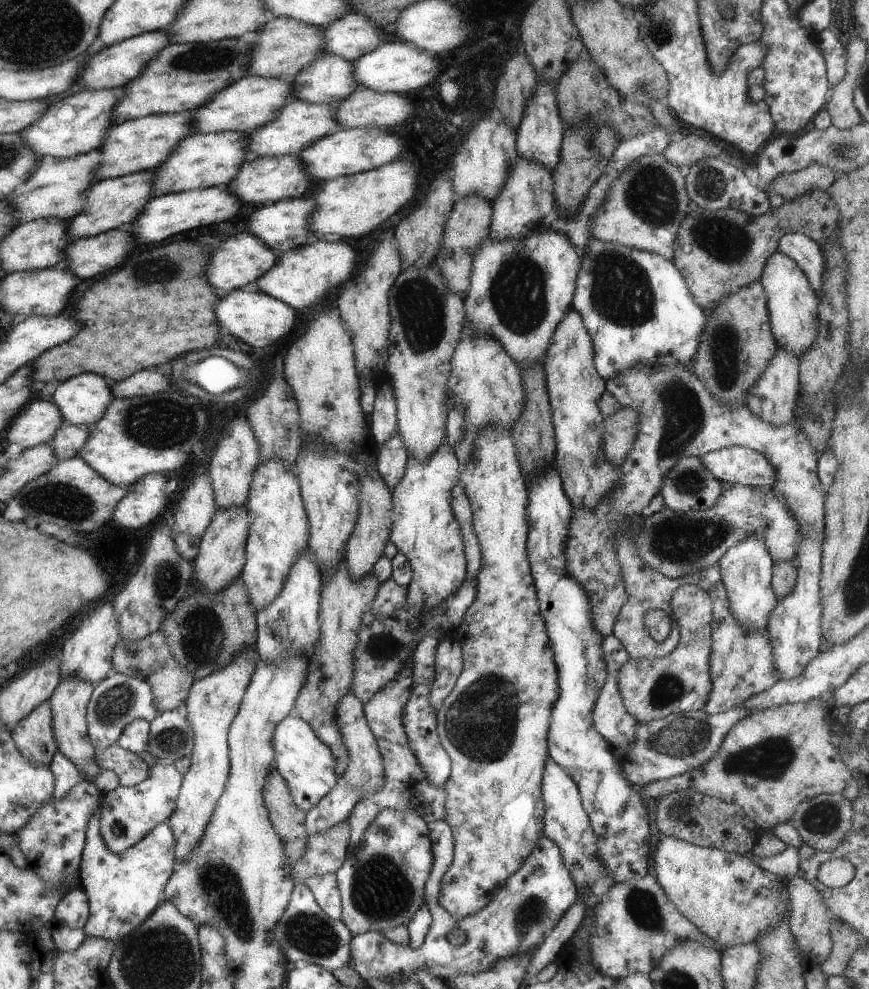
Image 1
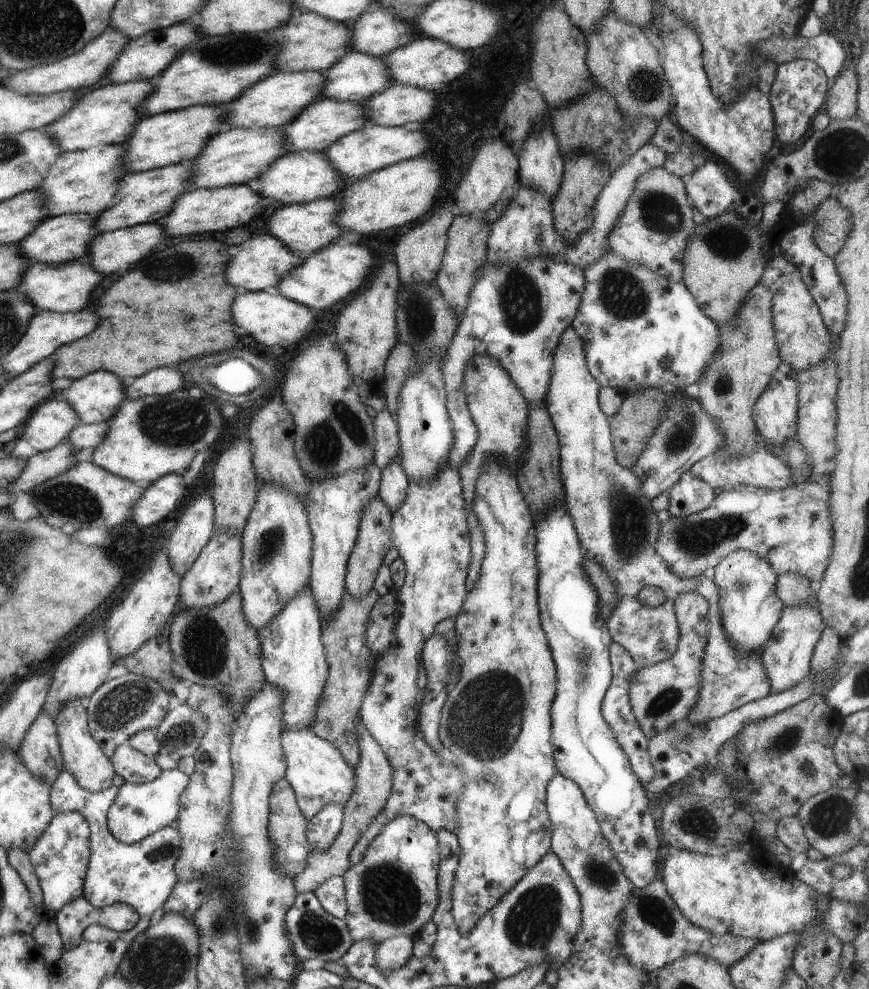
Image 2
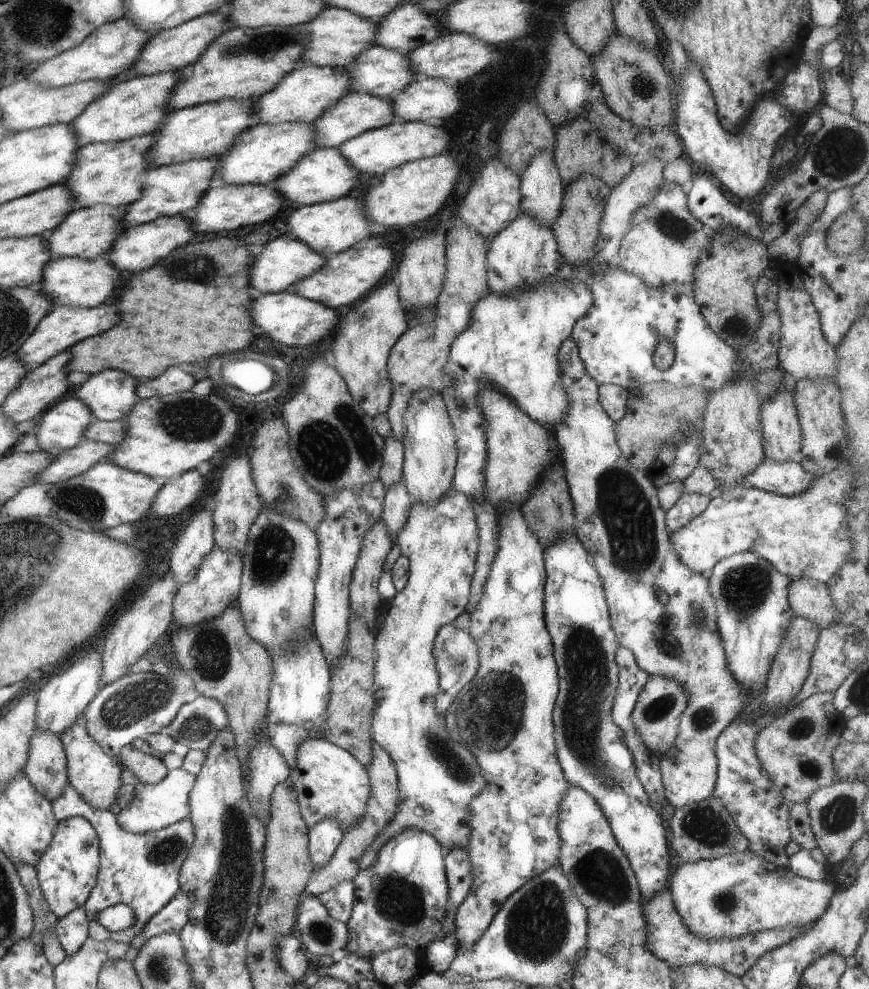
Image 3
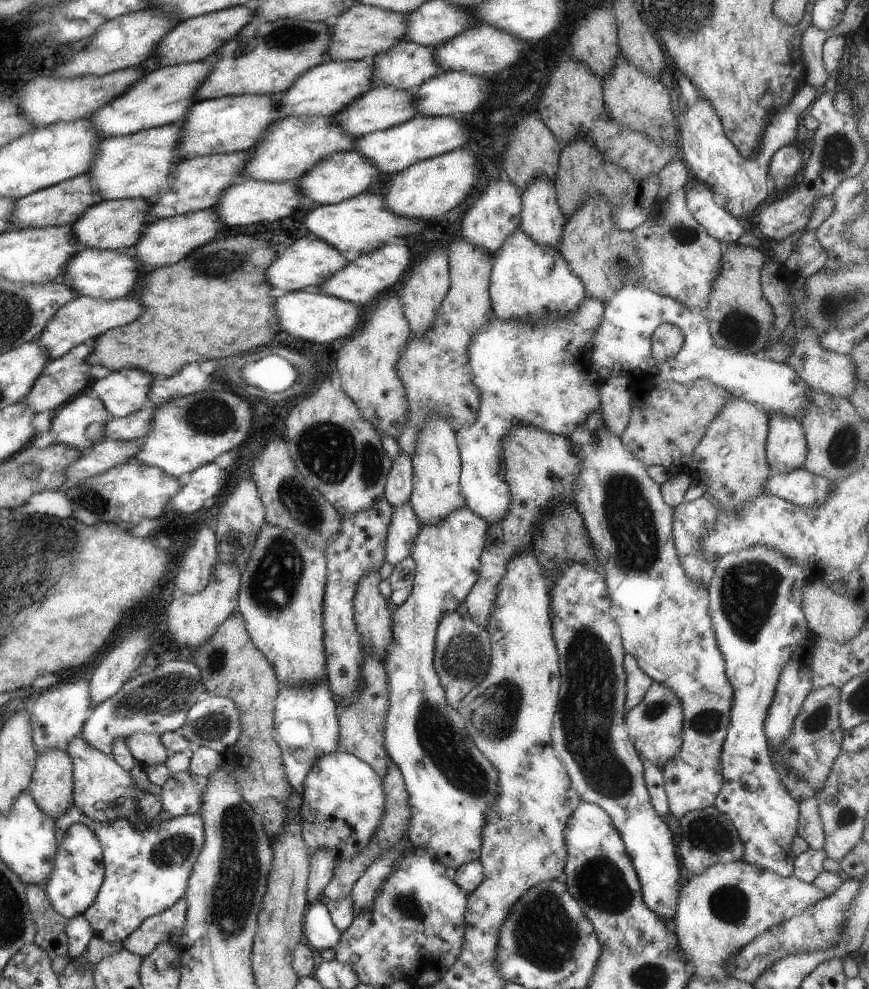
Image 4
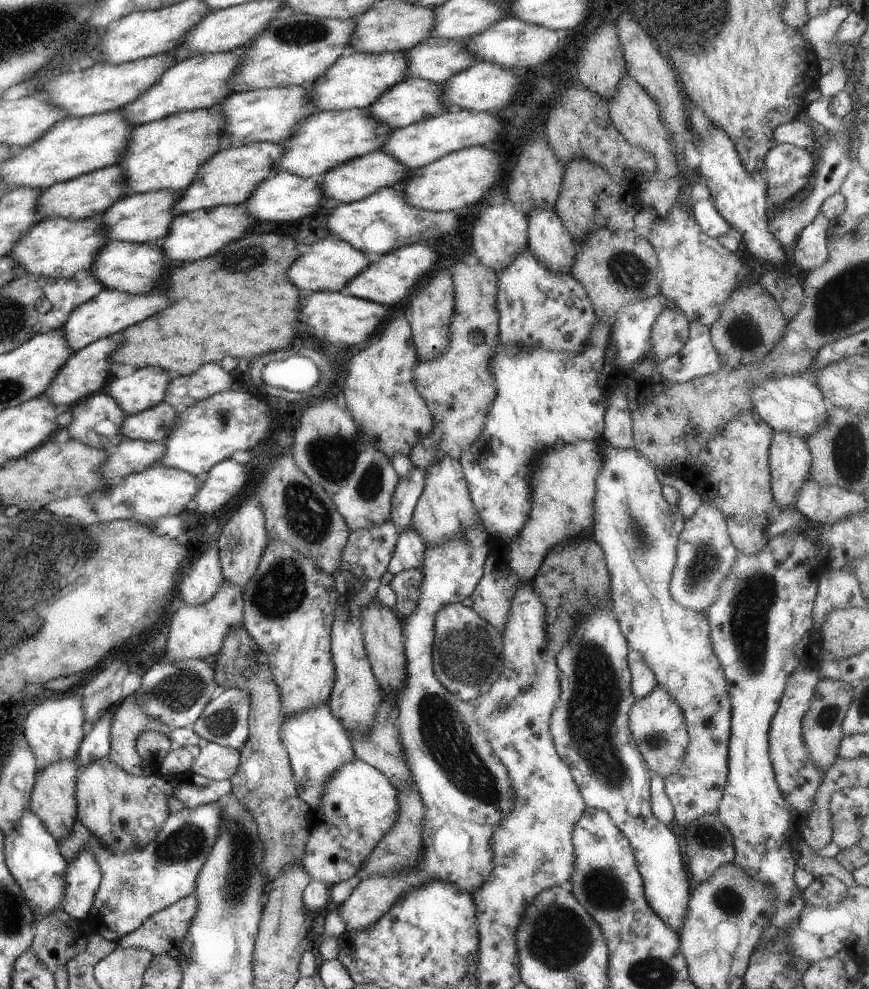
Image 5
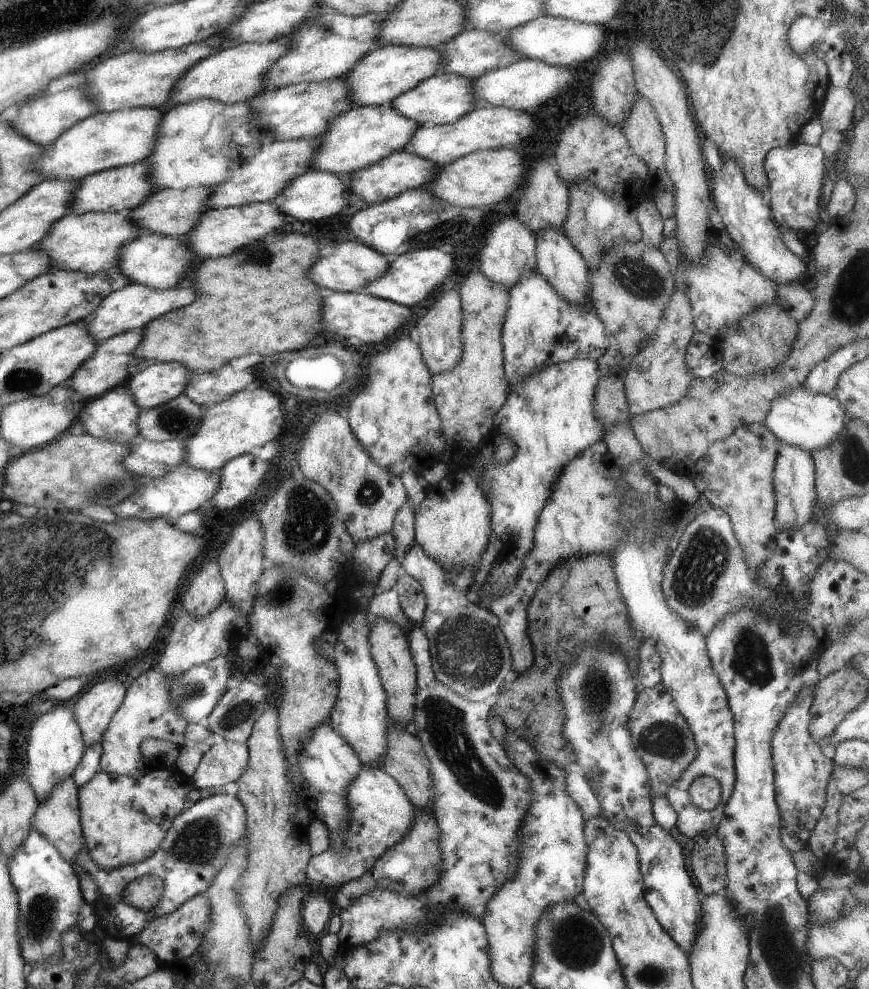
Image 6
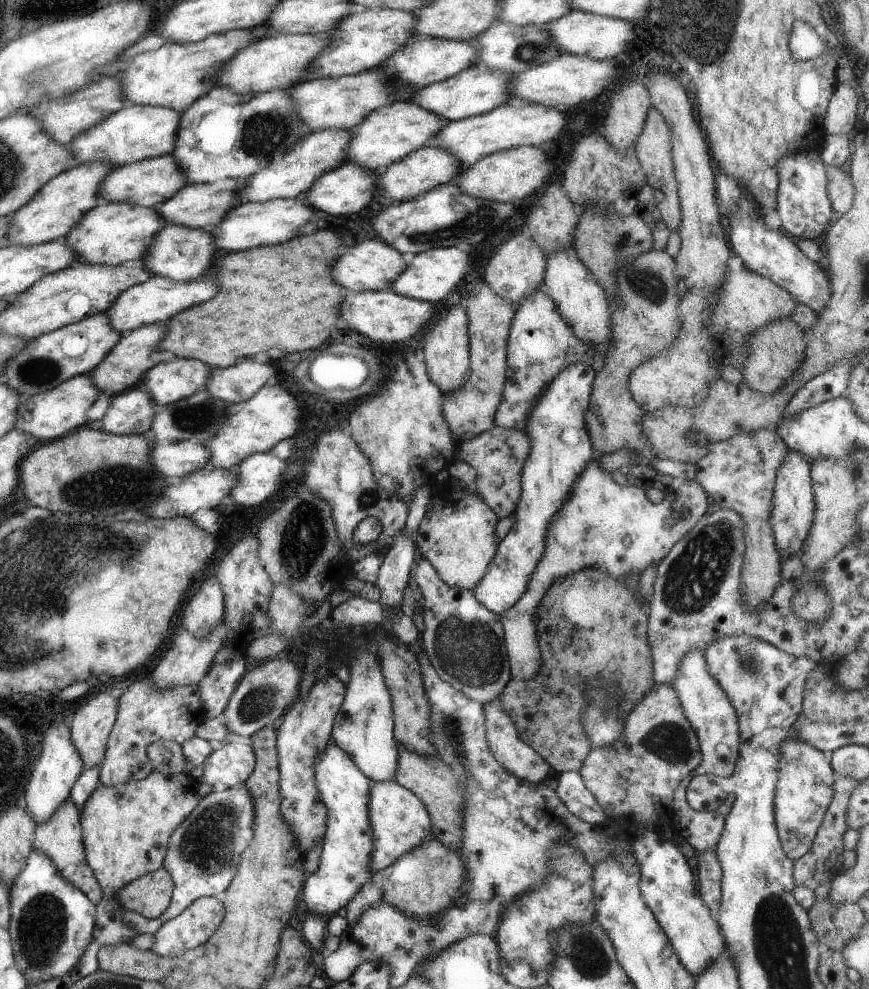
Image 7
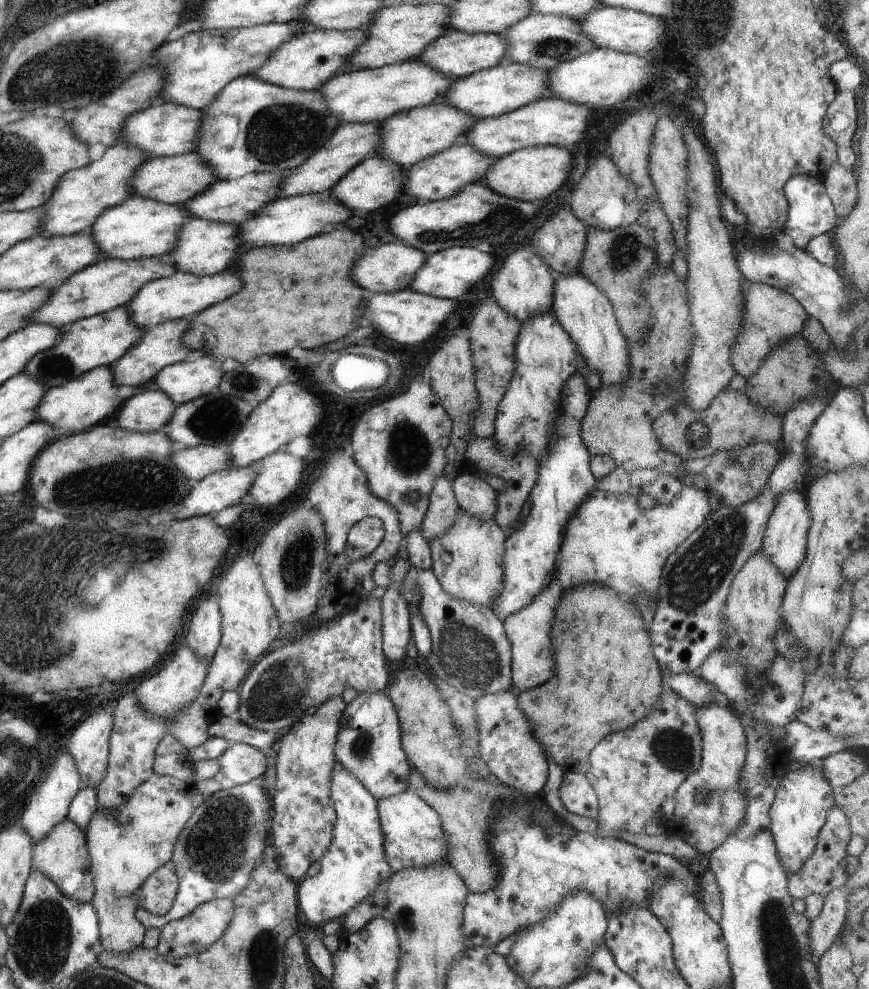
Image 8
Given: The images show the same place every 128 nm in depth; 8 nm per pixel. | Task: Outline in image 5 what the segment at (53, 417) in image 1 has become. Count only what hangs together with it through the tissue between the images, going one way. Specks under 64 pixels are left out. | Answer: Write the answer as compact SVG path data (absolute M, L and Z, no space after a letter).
M103 390L90 394L68 407L71 422L65 430L69 439L91 448L109 450L123 440L119 428L125 420L123 410L113 396Z

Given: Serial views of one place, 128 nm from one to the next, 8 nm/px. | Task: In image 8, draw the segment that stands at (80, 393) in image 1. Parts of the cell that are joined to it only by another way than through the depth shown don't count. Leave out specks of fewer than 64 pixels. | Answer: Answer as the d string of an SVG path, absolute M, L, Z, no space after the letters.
M207 355L191 362L179 361L161 368L151 386L169 396L175 405L205 396L221 382L221 360Z

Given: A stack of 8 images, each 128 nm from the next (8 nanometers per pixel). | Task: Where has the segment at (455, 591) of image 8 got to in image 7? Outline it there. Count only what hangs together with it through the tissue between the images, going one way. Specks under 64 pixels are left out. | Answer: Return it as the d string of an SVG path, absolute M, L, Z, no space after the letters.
M451 476L437 482L437 494L431 495L430 503L423 514L423 518L417 528L415 536L416 548L424 559L427 559L431 566L435 568L439 578L449 586L473 590L479 580L485 576L500 539L494 534L495 524L499 520L495 513L485 504L485 501L469 487L459 488L453 482L458 482Z

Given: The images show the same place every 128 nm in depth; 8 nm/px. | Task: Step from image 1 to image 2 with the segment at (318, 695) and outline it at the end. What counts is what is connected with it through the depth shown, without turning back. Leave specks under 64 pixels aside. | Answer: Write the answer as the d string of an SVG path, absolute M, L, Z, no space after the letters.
M374 588L368 590L367 594L361 598L353 598L345 591L339 608L320 624L324 660L328 674L321 697L314 709L314 720L308 725L308 728L317 737L328 741L351 769L358 762L354 723L359 719L358 711L370 682L371 664L373 664L373 660L369 660L371 656L364 640L365 622L373 604L377 602L379 597Z

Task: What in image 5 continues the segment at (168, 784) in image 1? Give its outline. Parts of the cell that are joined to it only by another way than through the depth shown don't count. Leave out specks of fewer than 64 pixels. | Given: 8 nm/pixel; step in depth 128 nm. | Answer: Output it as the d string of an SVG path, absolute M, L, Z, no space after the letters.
M190 770L173 777L173 797L177 798L184 808L197 808L199 804L218 801L230 792L230 780L211 780L193 774Z

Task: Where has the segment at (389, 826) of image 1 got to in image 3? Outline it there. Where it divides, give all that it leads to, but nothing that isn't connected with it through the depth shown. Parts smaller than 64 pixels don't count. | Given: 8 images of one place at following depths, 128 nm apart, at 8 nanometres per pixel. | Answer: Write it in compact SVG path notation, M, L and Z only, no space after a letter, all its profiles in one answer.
M414 827L405 828L402 832L388 839L377 852L374 864L359 869L350 881L354 887L354 902L348 917L347 942L343 946L344 954L353 952L371 962L373 955L403 945L419 954L421 973L427 971L420 948L442 934L442 919L446 915L447 884L443 863L443 848L439 842Z

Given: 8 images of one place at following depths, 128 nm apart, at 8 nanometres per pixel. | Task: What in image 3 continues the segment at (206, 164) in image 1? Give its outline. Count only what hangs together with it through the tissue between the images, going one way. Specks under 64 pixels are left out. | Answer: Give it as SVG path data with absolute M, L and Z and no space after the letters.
M285 122L271 125L259 123L253 127L244 129L234 139L228 150L223 155L217 157L219 160L218 168L214 171L215 184L266 185L267 183L271 183L277 176L292 168L297 160L300 160L304 155L317 148L312 144L312 137L312 129L310 128L310 124L307 123Z

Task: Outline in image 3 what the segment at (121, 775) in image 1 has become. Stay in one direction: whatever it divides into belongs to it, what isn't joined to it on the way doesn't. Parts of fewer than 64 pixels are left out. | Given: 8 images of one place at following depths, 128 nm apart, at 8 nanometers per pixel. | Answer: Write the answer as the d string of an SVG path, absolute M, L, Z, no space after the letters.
M131 744L118 751L117 760L123 771L128 770L139 783L147 785L160 782L168 772L162 760L156 760L152 755L140 752Z

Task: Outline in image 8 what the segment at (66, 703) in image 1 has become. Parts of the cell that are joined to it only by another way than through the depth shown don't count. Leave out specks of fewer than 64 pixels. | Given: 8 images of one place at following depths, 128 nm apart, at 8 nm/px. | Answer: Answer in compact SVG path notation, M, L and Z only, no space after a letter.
M151 776L143 784L131 790L131 794L119 808L111 812L96 810L84 828L85 844L89 856L90 874L93 877L94 894L90 900L94 908L99 926L99 942L102 950L111 954L127 954L135 948L142 946L144 926L135 918L134 912L138 909L135 900L136 890L143 881L161 864L170 860L173 852L173 844L183 830L183 824L189 820L191 813L203 802L204 797L195 788L194 783L187 784L170 776Z

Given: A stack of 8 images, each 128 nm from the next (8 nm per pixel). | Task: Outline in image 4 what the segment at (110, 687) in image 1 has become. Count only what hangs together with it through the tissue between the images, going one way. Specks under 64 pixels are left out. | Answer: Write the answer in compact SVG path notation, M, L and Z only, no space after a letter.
M191 659L166 661L148 673L129 678L110 699L89 709L81 727L81 738L91 748L108 755L115 738L126 739L135 732L160 735L179 728L185 722L187 709L199 702L205 693L207 690L201 684L199 668Z

